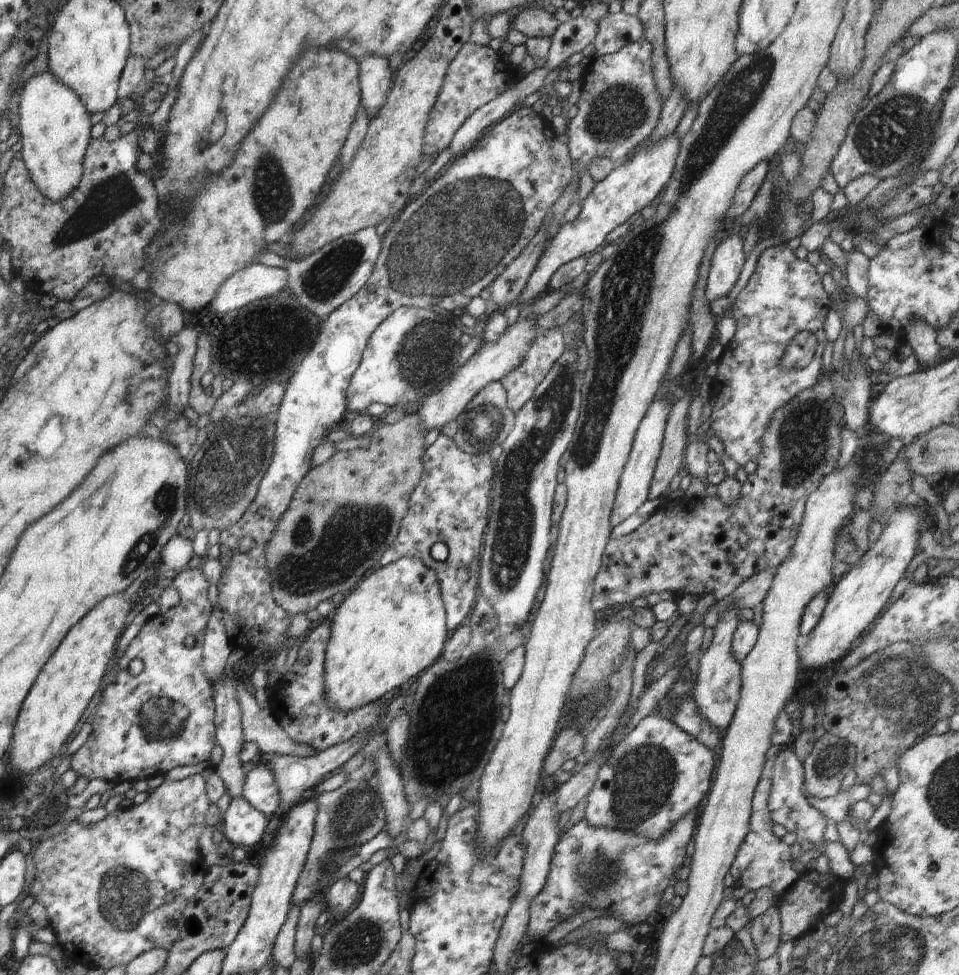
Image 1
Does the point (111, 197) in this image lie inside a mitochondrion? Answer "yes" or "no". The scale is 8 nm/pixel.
yes

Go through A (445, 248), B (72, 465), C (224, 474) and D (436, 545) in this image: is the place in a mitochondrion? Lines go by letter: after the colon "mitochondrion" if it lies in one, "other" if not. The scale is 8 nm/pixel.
A: mitochondrion
B: other
C: mitochondrion
D: other

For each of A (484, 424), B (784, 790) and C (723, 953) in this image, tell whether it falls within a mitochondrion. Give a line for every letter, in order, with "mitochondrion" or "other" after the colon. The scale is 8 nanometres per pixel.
A: mitochondrion
B: other
C: other

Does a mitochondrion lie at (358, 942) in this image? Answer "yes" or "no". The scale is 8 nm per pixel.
yes

